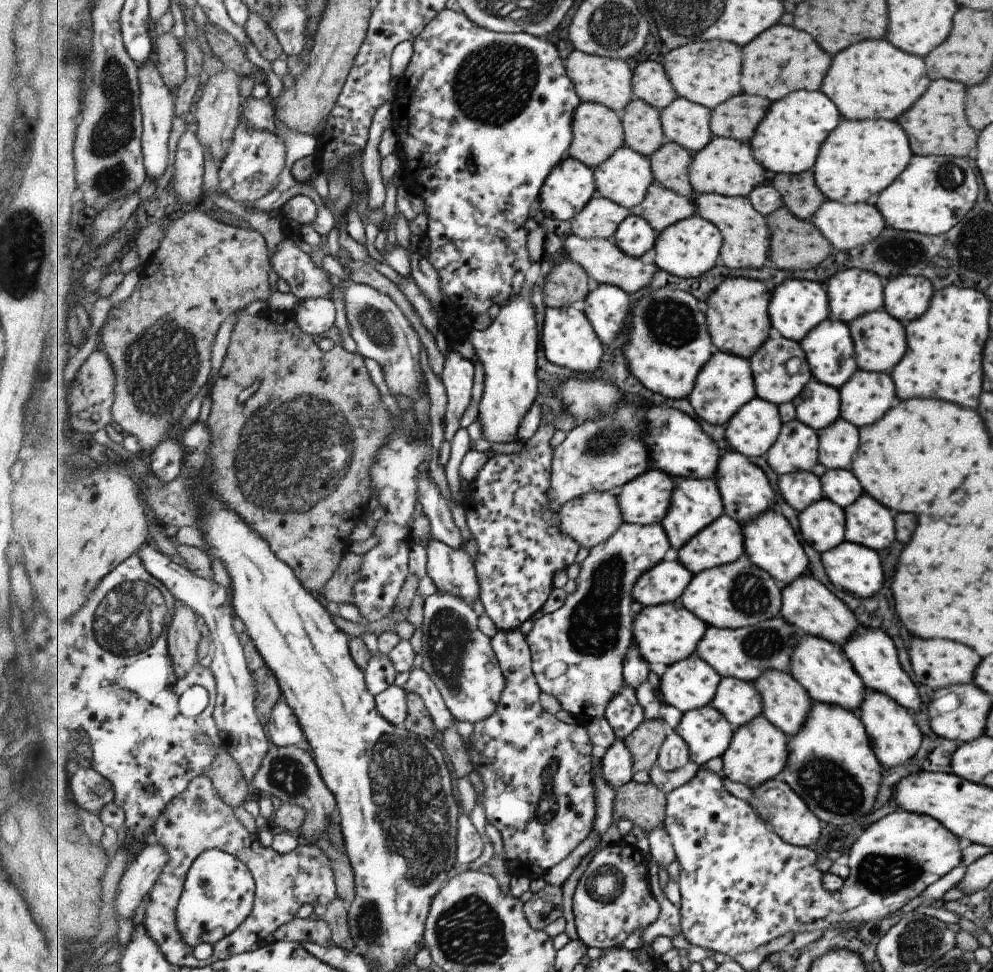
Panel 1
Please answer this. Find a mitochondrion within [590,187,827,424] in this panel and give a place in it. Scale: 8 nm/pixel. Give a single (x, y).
(668, 321)

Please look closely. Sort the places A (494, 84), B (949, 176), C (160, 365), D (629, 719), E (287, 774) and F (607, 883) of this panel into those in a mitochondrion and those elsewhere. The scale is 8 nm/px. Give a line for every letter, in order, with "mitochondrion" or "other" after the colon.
A: mitochondrion
B: mitochondrion
C: mitochondrion
D: other
E: mitochondrion
F: mitochondrion

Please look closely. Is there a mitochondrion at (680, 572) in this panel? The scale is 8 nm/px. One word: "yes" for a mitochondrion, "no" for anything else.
no

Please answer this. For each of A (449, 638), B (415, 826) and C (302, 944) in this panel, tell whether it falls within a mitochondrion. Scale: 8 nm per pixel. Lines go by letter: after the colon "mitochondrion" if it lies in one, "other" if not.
A: mitochondrion
B: mitochondrion
C: other

